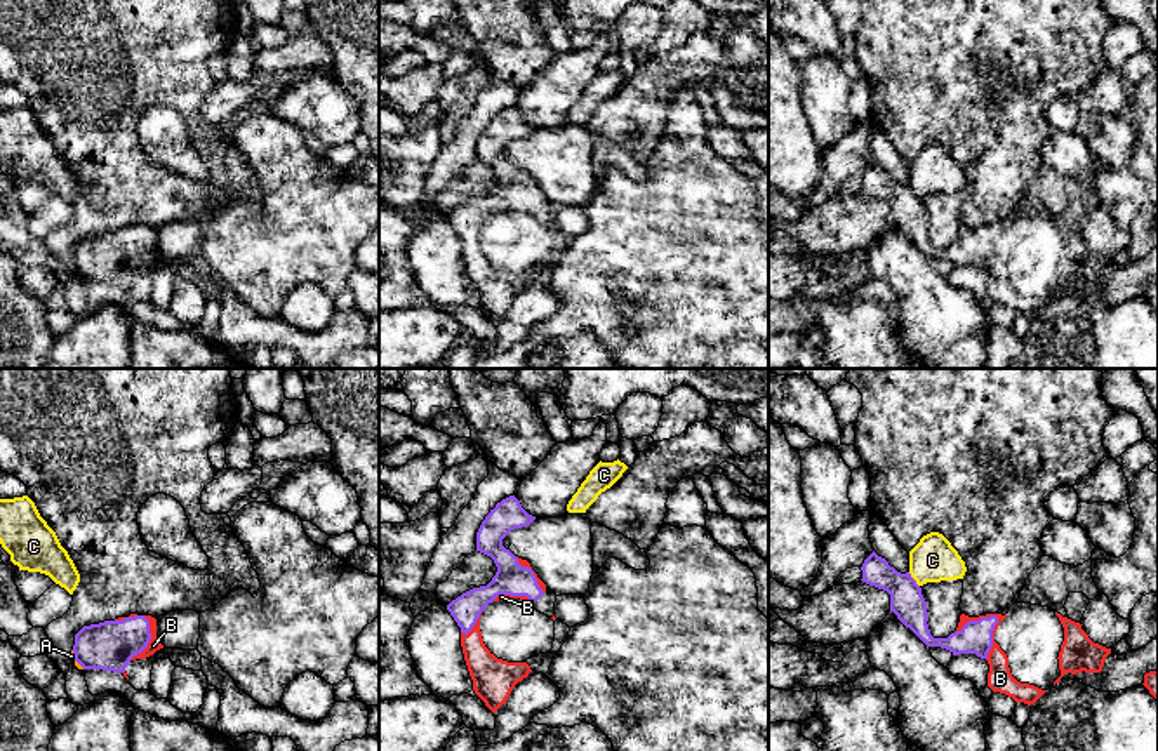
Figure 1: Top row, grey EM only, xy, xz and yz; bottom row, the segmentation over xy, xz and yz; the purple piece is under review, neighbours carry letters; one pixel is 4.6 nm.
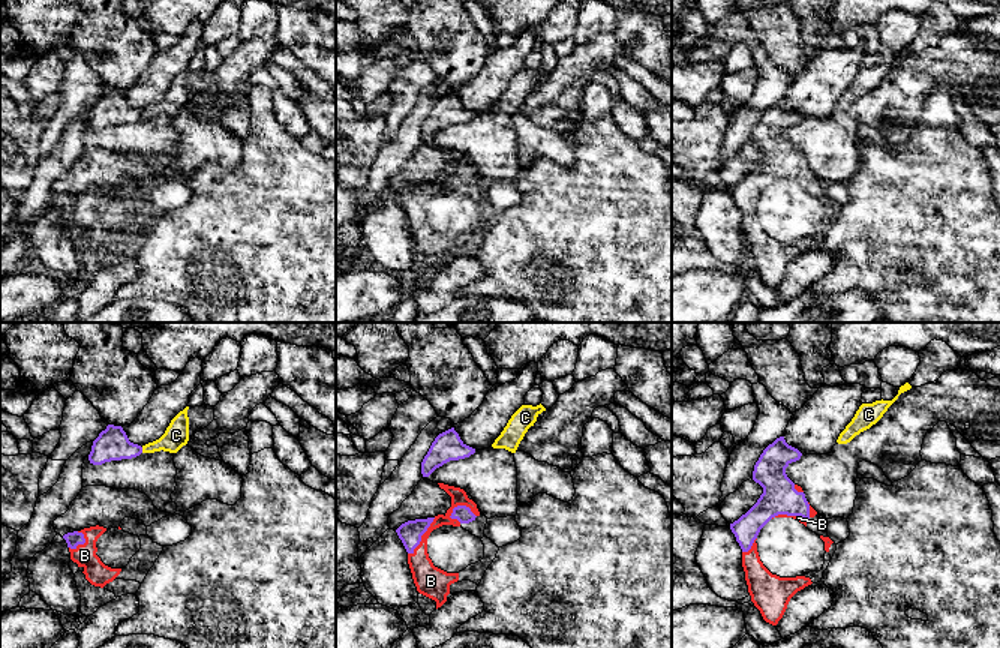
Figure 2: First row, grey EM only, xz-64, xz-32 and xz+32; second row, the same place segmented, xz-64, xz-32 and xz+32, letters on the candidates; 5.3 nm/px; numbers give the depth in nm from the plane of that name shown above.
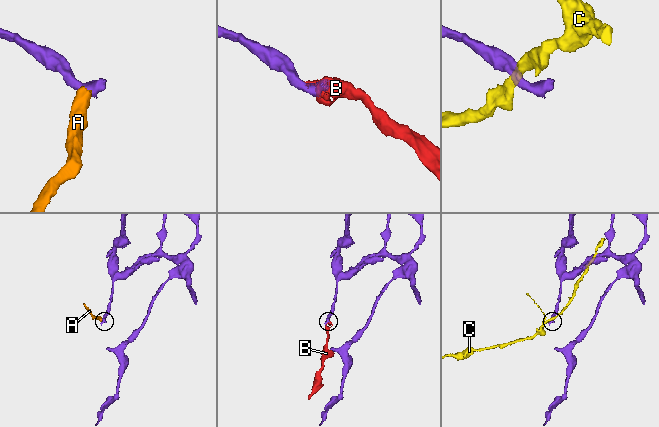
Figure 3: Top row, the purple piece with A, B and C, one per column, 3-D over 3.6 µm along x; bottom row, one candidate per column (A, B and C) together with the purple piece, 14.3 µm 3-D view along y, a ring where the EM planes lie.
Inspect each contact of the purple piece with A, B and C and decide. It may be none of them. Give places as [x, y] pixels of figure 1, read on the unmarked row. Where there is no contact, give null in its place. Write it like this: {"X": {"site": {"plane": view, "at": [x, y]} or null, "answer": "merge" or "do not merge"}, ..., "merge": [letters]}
{"A": {"site": {"plane": "xy", "at": [75, 270]}, "answer": "do not merge"}, "B": {"site": {"plane": "yz", "at": [991, 247]}, "answer": "merge"}, "C": {"site": {"plane": "yz", "at": [913, 190]}, "answer": "do not merge"}, "merge": ["B"]}

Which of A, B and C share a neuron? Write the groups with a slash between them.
A / B / C

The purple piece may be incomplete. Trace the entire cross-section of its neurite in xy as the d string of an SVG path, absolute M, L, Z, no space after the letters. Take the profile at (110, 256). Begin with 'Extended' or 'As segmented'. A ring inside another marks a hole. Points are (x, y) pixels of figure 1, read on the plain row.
Extended. M130 224L129 228L83 236L75 245L73 264L75 271L83 280L122 283L129 290L125 283L129 273L134 269L146 269L160 259L163 259L163 256L156 250L156 229L151 226Z

